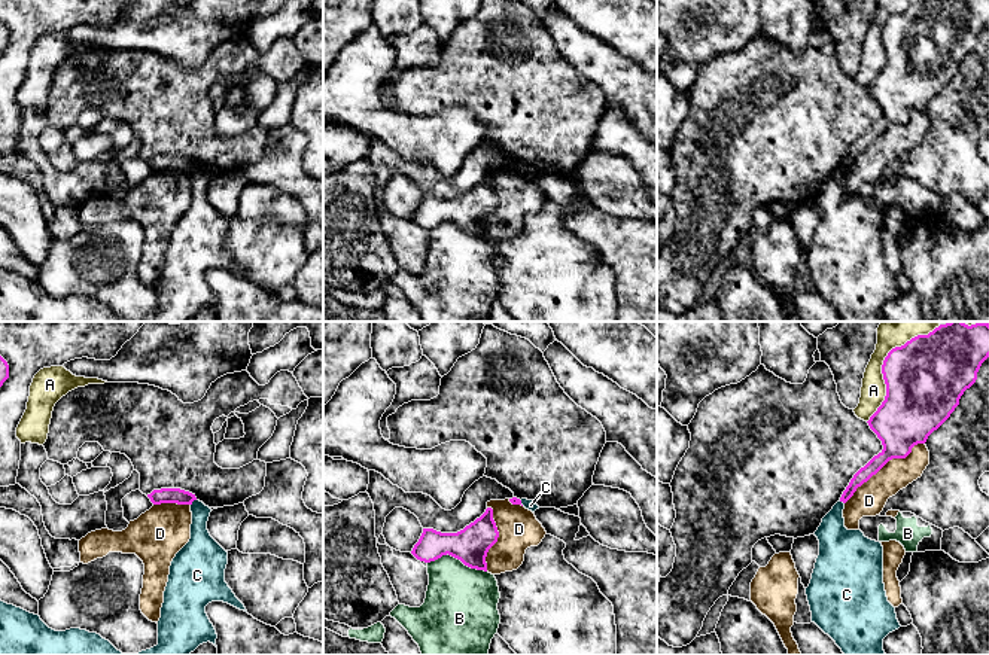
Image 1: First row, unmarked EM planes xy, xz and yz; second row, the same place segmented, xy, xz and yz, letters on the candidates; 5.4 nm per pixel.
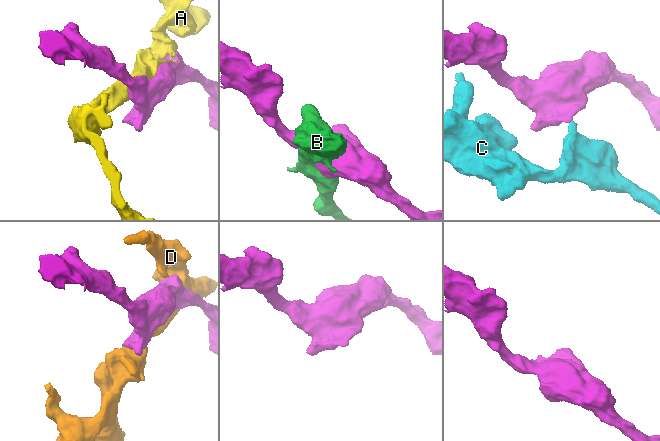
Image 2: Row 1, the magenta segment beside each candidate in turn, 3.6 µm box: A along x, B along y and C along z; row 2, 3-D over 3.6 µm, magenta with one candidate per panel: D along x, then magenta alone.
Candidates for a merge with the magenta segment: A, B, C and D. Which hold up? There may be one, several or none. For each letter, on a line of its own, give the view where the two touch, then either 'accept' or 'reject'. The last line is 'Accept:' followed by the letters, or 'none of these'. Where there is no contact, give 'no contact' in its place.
A: meets magenta in yz; reject
B: meets magenta in xz; reject
C: meets magenta in xy; reject
D: meets magenta in yz; reject
Accept: none of these

